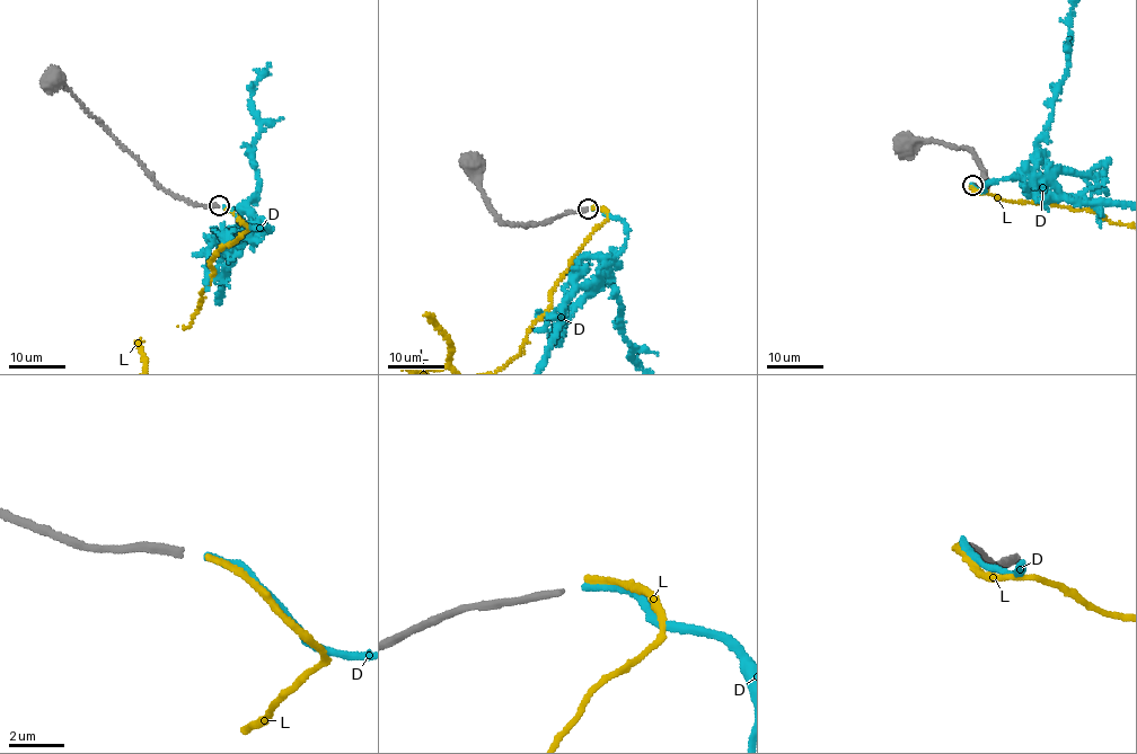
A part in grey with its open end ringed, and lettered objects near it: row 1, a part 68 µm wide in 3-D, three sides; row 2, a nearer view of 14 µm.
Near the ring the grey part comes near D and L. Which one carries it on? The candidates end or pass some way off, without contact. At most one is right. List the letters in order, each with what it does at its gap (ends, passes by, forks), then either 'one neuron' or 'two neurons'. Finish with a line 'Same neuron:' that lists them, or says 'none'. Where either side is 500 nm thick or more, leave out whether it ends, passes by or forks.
D: it ends; one neuron
L: it ends; two neurons
Same neuron: D

